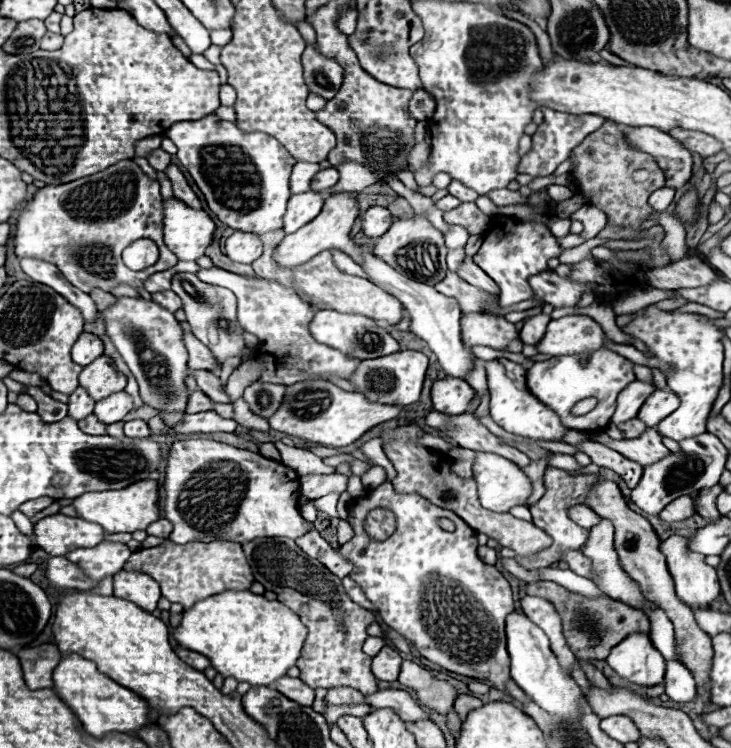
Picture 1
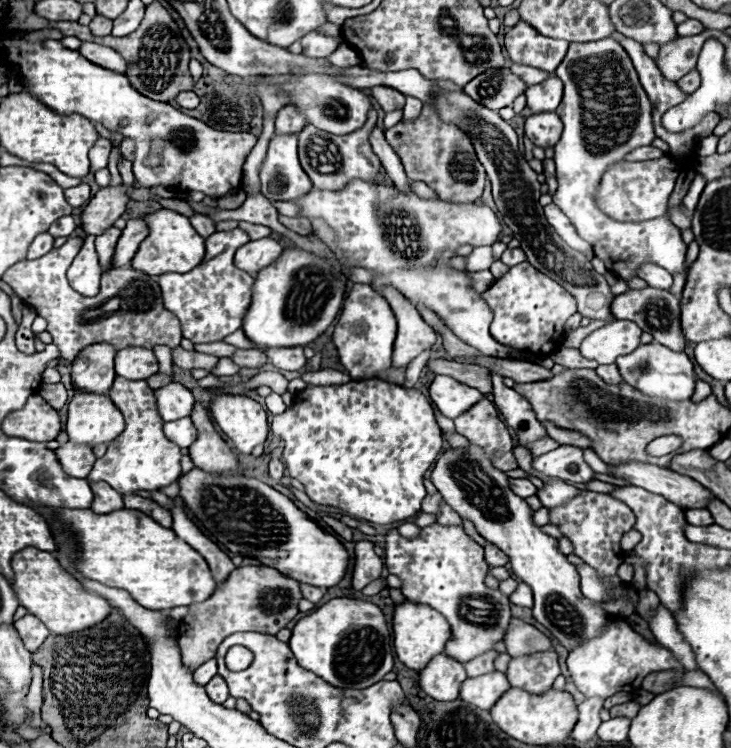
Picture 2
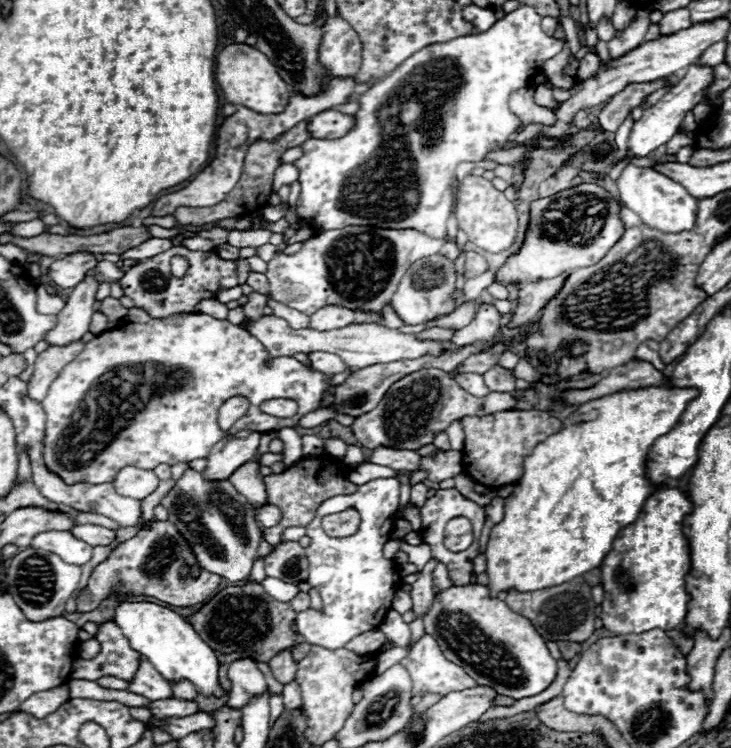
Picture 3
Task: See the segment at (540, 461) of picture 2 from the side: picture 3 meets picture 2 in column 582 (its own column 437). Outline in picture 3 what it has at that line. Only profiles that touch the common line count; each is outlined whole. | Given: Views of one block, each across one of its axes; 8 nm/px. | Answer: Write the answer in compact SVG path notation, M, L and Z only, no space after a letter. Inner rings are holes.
M438 450L436 460L424 456L422 458L422 470L428 472L428 480L432 480L432 482L442 482L446 478L454 478L456 474L460 474L464 470L462 468L462 452L458 452L458 450L450 450L450 452Z

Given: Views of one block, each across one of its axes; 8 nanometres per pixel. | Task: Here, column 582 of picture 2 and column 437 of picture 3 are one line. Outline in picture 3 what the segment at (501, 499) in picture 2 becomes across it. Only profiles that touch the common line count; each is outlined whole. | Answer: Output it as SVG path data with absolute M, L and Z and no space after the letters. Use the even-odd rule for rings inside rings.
M468 584L468 586L454 586L444 590L434 598L434 604L430 612L424 618L424 630L436 638L440 644L440 650L444 656L458 666L462 666L480 686L490 686L502 696L510 696L514 700L530 698L540 692L544 692L556 678L556 660L550 656L544 638L536 634L536 628L528 618L516 614L506 606L504 600L488 598L488 588L480 584Z

